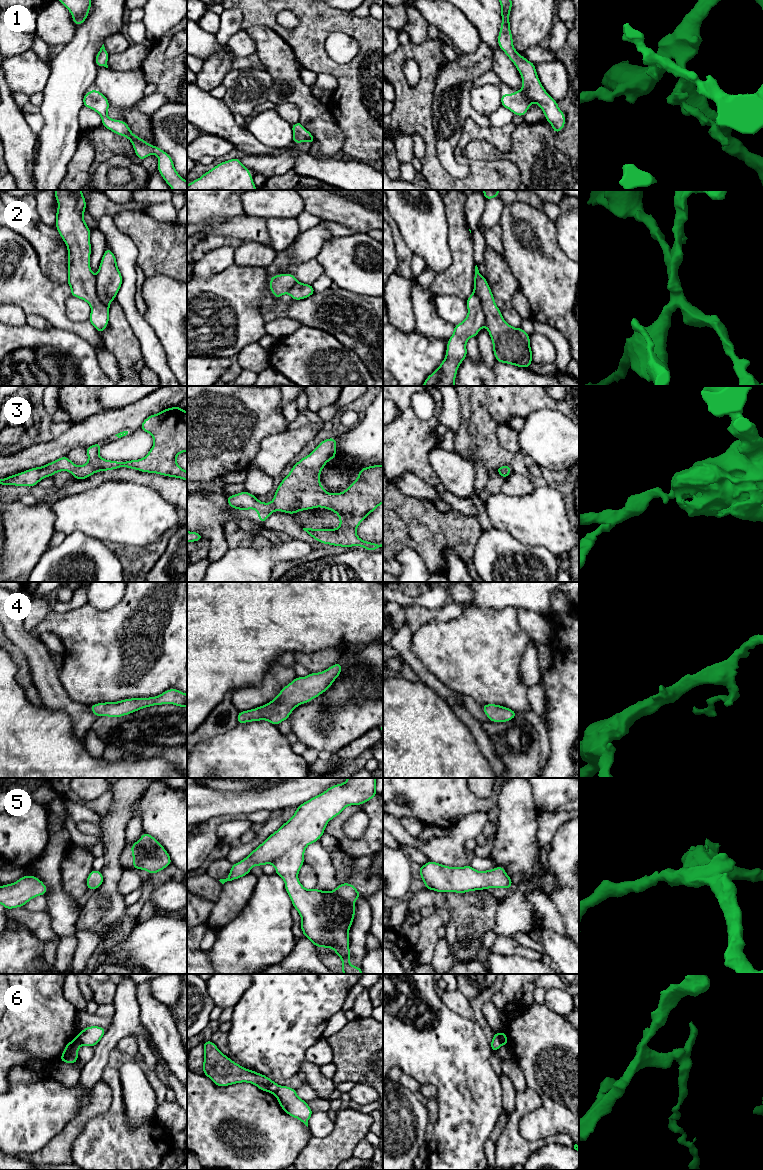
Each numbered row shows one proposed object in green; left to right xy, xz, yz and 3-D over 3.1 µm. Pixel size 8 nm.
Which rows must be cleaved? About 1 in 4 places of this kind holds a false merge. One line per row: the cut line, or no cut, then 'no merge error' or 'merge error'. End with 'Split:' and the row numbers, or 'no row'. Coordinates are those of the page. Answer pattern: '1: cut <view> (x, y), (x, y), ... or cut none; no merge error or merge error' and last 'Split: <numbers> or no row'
1: cut none; no merge error
2: cut yz (474, 283), (486, 324); merge error
3: cut none; no merge error
4: cut none; no merge error
5: cut none; no merge error
6: cut yz (498, 1033), (502, 1044); merge error
Split: 2, 6

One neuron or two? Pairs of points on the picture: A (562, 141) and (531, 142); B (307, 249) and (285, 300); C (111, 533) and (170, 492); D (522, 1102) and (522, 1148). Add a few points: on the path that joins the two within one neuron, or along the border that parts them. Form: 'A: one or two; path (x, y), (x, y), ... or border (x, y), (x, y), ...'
A: one; path (554, 141), (539, 142)
B: two; border (278, 299), (280, 306)
C: two; border (142, 484), (153, 487), (166, 500), (176, 506)
D: one; path (518, 1113), (513, 1120), (513, 1137)

